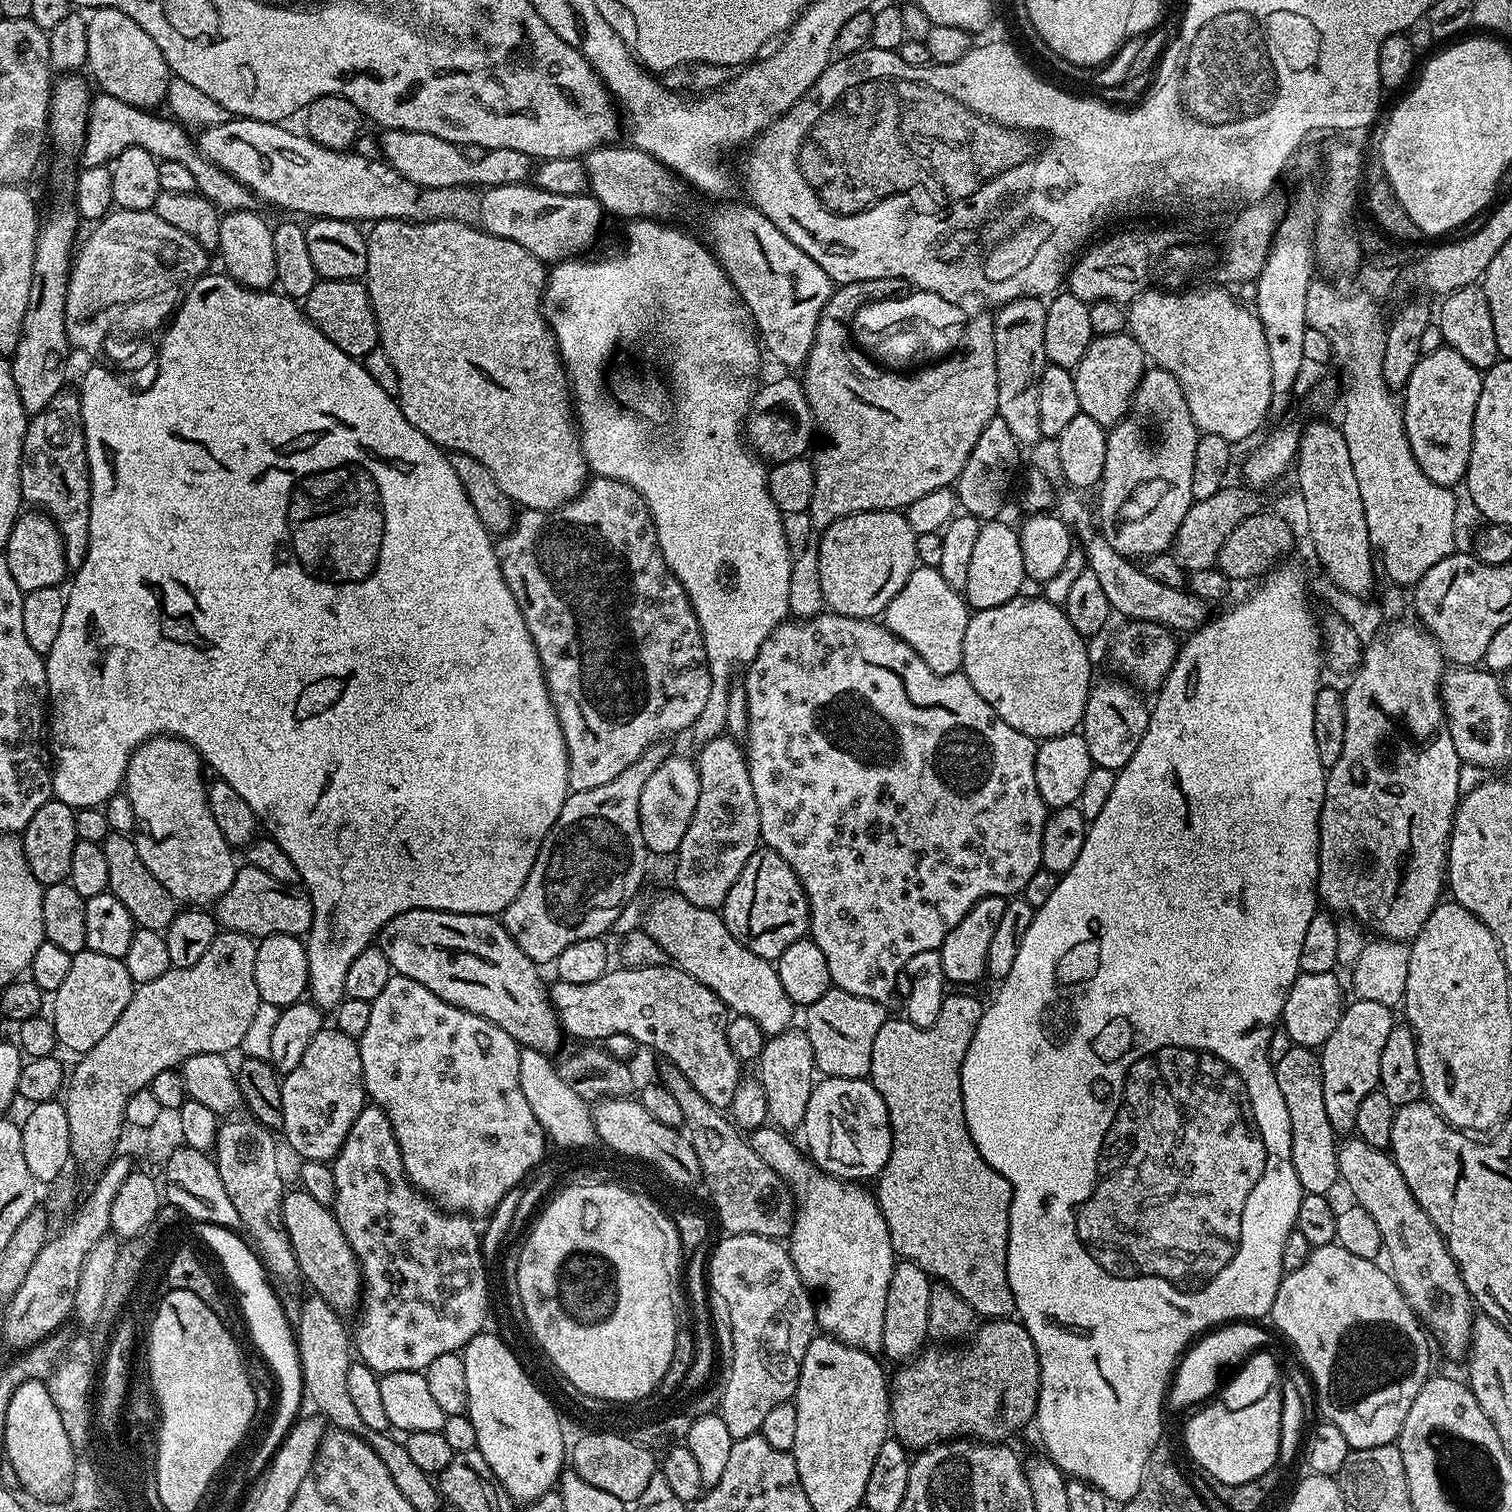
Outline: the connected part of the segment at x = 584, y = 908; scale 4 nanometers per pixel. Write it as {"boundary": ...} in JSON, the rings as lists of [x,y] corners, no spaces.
{"boundary":[[[653,742],[614,782],[566,798],[552,833],[538,850],[530,878],[502,913],[504,929],[537,966],[551,965],[566,946],[582,938],[603,937],[625,904],[637,899],[650,859],[640,829],[642,786],[668,760],[670,749],[664,744]]]}

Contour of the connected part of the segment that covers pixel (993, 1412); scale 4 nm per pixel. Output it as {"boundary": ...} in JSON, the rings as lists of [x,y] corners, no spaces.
{"boundary":[[[988,1318],[975,1329],[976,1341],[965,1348],[960,1346],[931,1346],[912,1357],[893,1375],[890,1380],[890,1428],[895,1439],[899,1440],[909,1450],[923,1450],[931,1448],[934,1444],[951,1442],[957,1438],[975,1438],[980,1442],[1004,1442],[1007,1436],[1012,1436],[1023,1424],[1031,1425],[1036,1415],[1036,1403],[1040,1397],[1040,1363],[1038,1362],[1038,1350],[1025,1330],[1024,1325],[1016,1318]]]}

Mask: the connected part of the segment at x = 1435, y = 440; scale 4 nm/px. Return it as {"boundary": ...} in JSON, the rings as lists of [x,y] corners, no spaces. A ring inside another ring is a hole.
{"boundary":[[[1443,346],[1421,355],[1414,366],[1414,374],[1410,374],[1407,386],[1402,389],[1404,429],[1410,450],[1430,482],[1455,489],[1456,483],[1467,477],[1474,414],[1481,390],[1481,369],[1470,366],[1453,348]]]}

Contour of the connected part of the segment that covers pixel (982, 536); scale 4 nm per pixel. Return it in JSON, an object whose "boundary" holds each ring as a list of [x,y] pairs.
{"boundary":[[[997,518],[981,523],[970,557],[970,574],[966,574],[966,586],[962,590],[969,609],[1002,606],[1002,602],[1010,602],[1015,596],[1021,595],[1023,588],[1020,587],[1026,584],[1019,531],[1002,521],[1003,519]]]}

